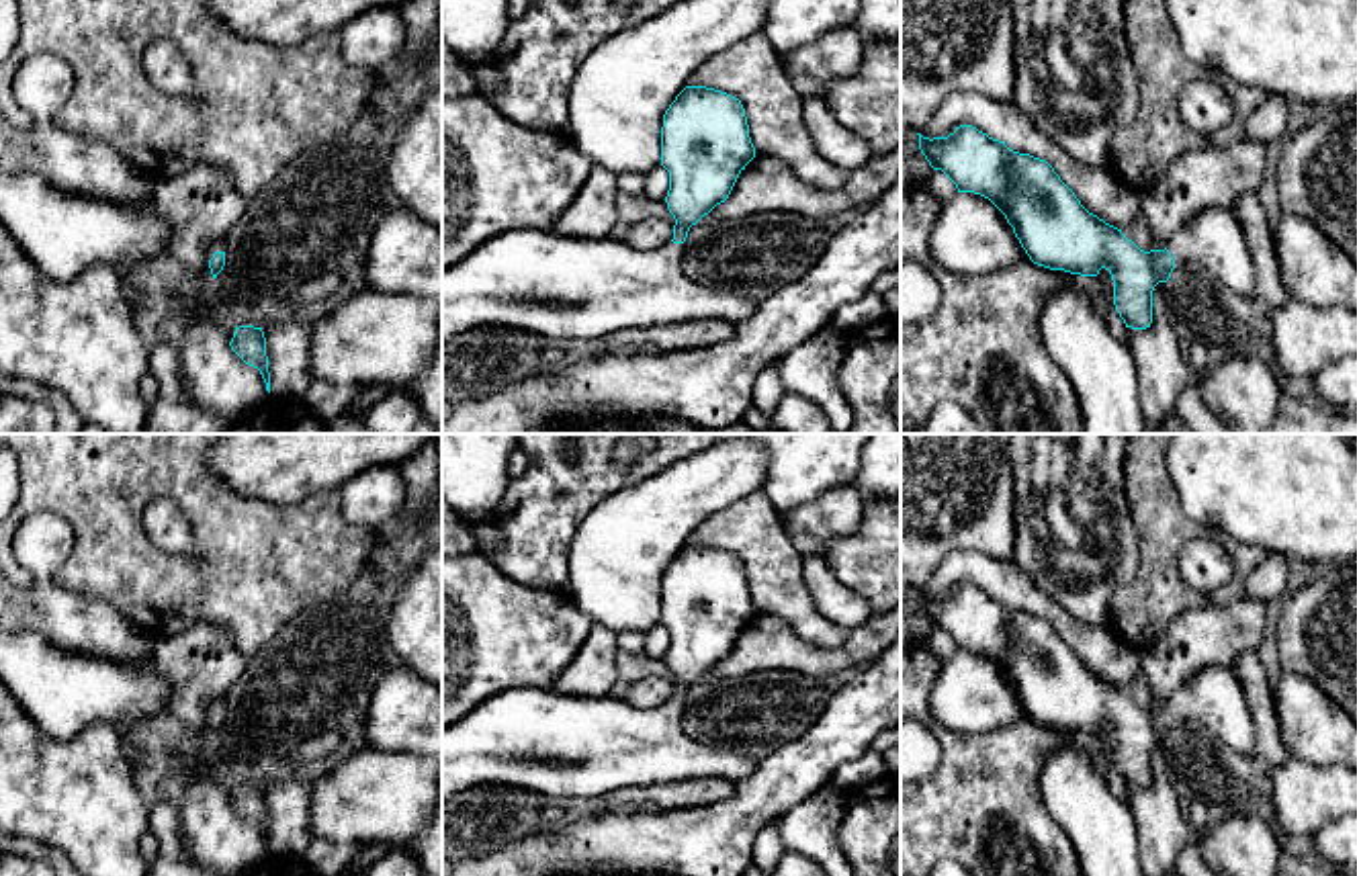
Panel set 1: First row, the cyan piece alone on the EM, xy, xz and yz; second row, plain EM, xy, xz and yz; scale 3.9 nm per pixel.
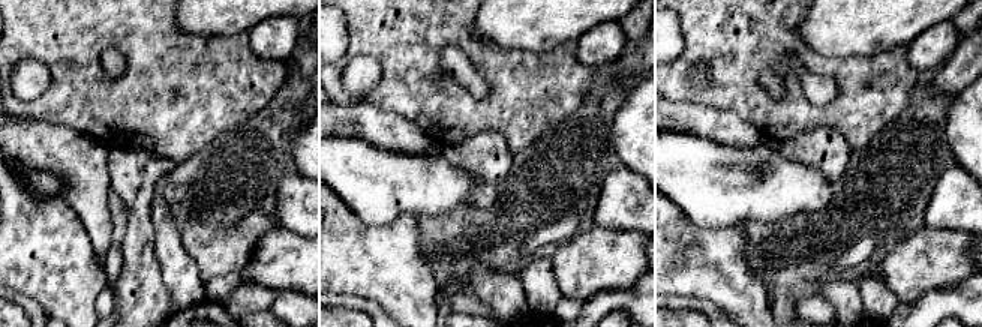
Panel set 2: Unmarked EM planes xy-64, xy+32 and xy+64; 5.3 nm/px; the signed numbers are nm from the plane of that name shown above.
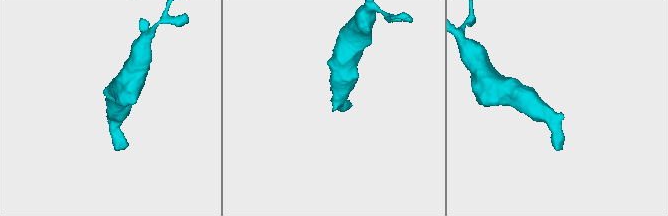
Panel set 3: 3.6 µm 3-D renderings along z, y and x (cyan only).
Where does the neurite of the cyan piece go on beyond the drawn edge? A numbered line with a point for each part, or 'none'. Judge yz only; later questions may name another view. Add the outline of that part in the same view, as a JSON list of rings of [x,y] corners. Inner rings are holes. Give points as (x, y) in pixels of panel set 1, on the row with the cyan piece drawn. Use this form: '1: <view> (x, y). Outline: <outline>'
1: yz (1212, 240). Outline: [[[1216,205],[1193,215],[1167,244],[1173,260],[1197,264],[1234,295],[1257,295],[1255,264],[1232,209]]]

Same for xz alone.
1: xz (539, 281). Outline: [[[508,229],[442,268],[442,346],[477,325],[512,325],[553,340],[596,340],[630,327],[684,321],[716,319],[735,325],[753,315],[757,303],[749,295],[690,280],[682,270],[684,250],[684,244],[673,242],[639,250],[614,237]]]

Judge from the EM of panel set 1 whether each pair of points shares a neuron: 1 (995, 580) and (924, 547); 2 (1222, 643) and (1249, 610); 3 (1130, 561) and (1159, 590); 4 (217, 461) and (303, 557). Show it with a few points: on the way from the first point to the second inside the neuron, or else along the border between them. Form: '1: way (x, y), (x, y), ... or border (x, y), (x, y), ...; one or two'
1: border (995, 557), (983, 551), (956, 549), (922, 590); two
2: way (1227, 635), (1243, 619); one
3: border (1134, 520), (1139, 570), (1116, 590), (1110, 608); two
4: border (209, 469), (242, 496), (281, 506), (297, 504); two

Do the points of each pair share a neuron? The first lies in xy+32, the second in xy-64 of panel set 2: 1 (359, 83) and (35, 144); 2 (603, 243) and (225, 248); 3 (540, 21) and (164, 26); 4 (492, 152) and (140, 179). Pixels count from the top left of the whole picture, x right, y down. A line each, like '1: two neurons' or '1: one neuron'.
1: one neuron
2: two neurons
3: two neurons
4: one neuron

